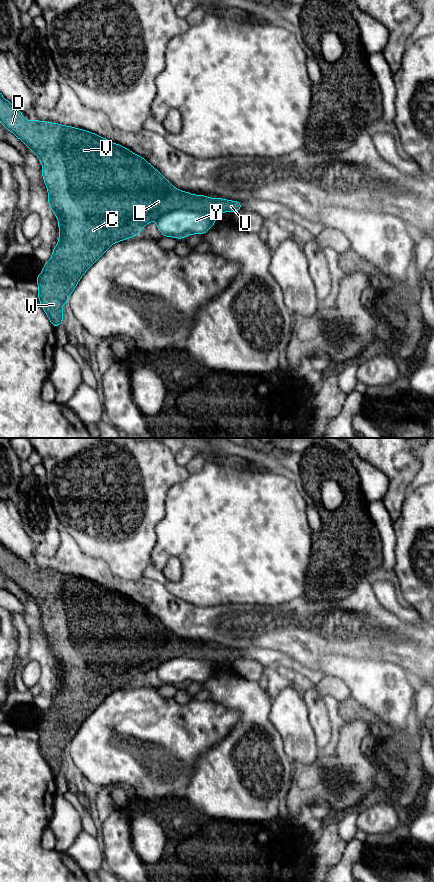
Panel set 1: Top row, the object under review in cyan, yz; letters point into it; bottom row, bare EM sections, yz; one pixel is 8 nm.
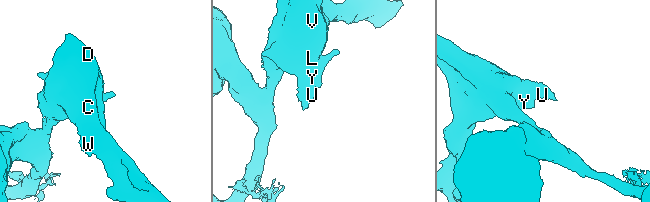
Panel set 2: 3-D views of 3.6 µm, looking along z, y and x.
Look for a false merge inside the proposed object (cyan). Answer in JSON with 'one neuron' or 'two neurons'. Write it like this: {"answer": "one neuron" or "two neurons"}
{"answer": "two neurons"}

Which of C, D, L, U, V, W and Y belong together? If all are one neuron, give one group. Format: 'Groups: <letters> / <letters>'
Groups: C D L U V W / Y

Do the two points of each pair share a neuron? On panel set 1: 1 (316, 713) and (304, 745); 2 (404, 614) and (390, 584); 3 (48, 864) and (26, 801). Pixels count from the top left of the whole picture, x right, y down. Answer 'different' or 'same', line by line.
1: different
2: same
3: same

